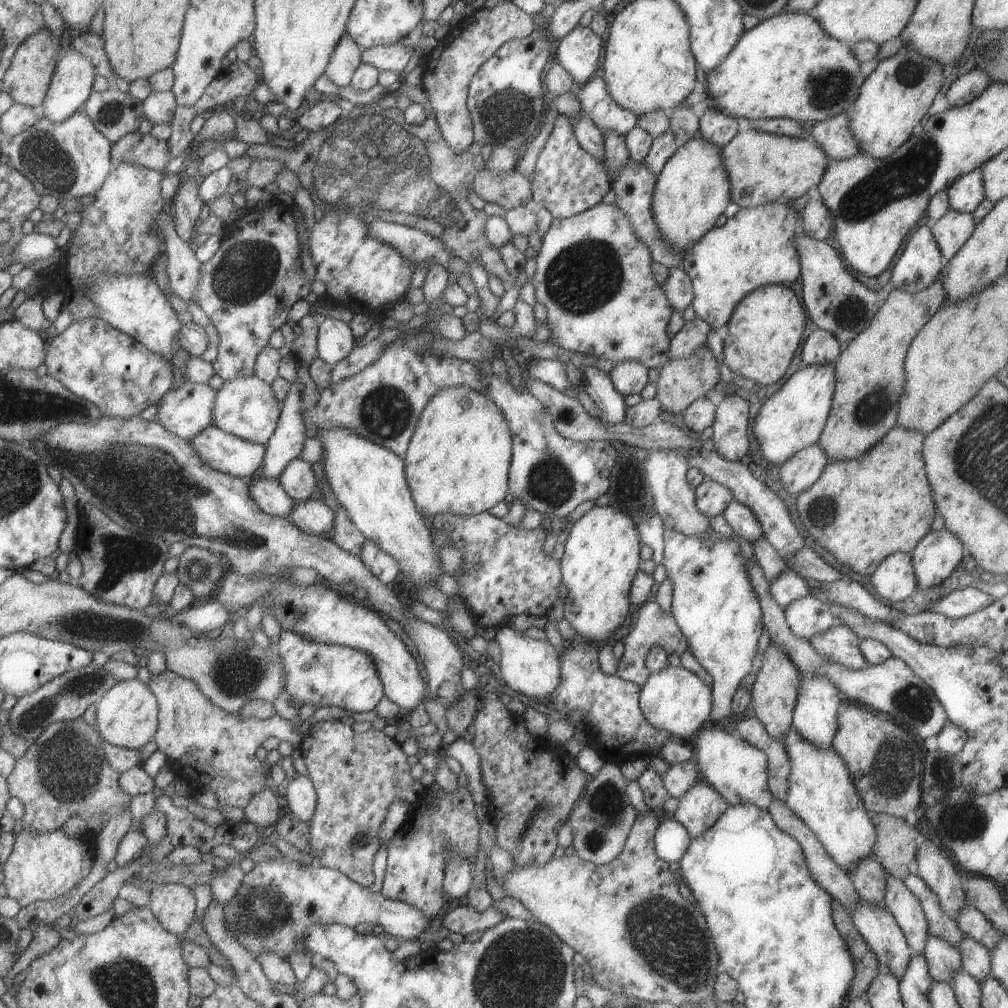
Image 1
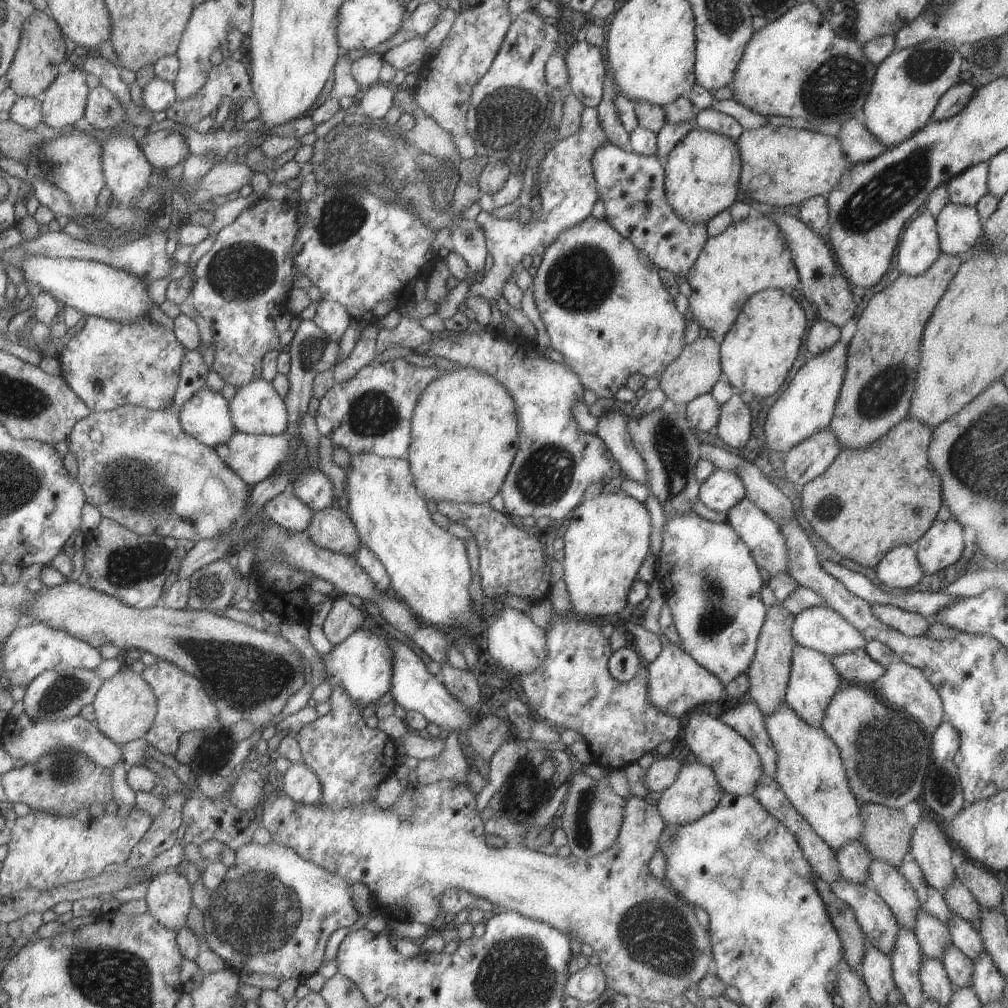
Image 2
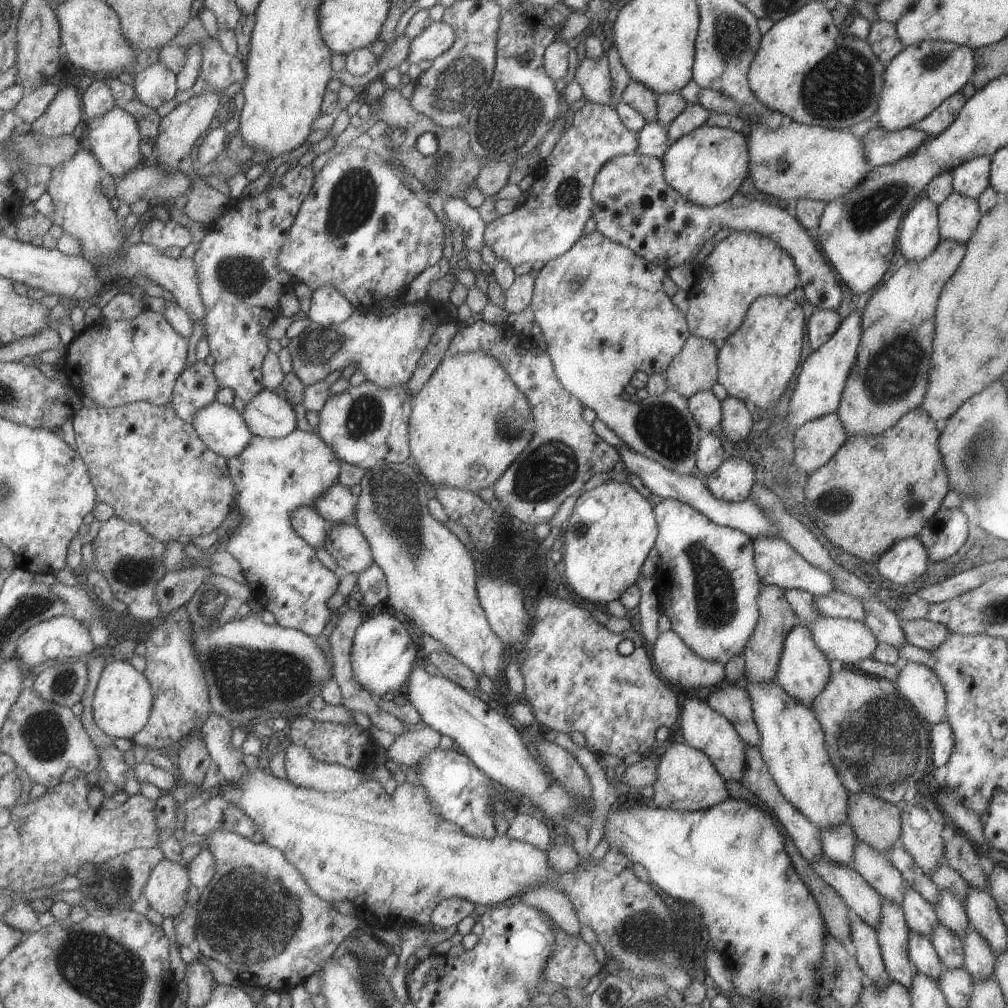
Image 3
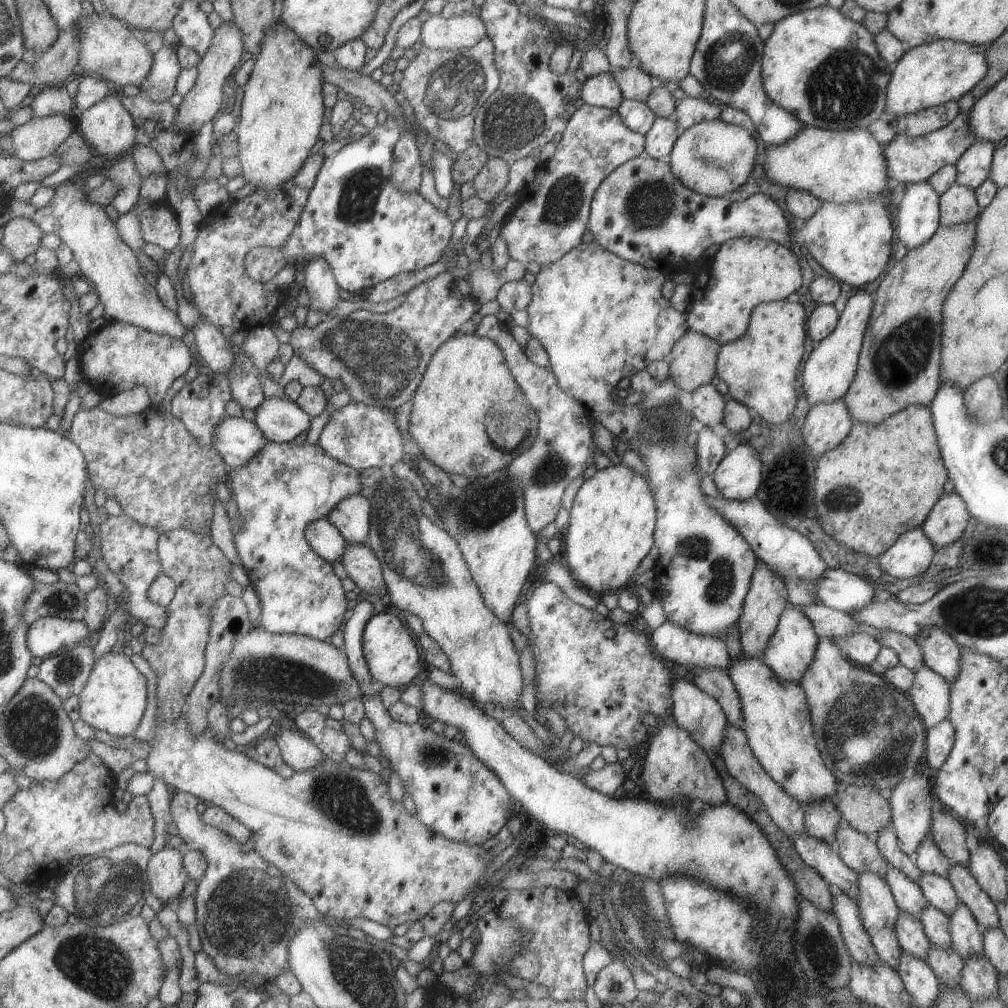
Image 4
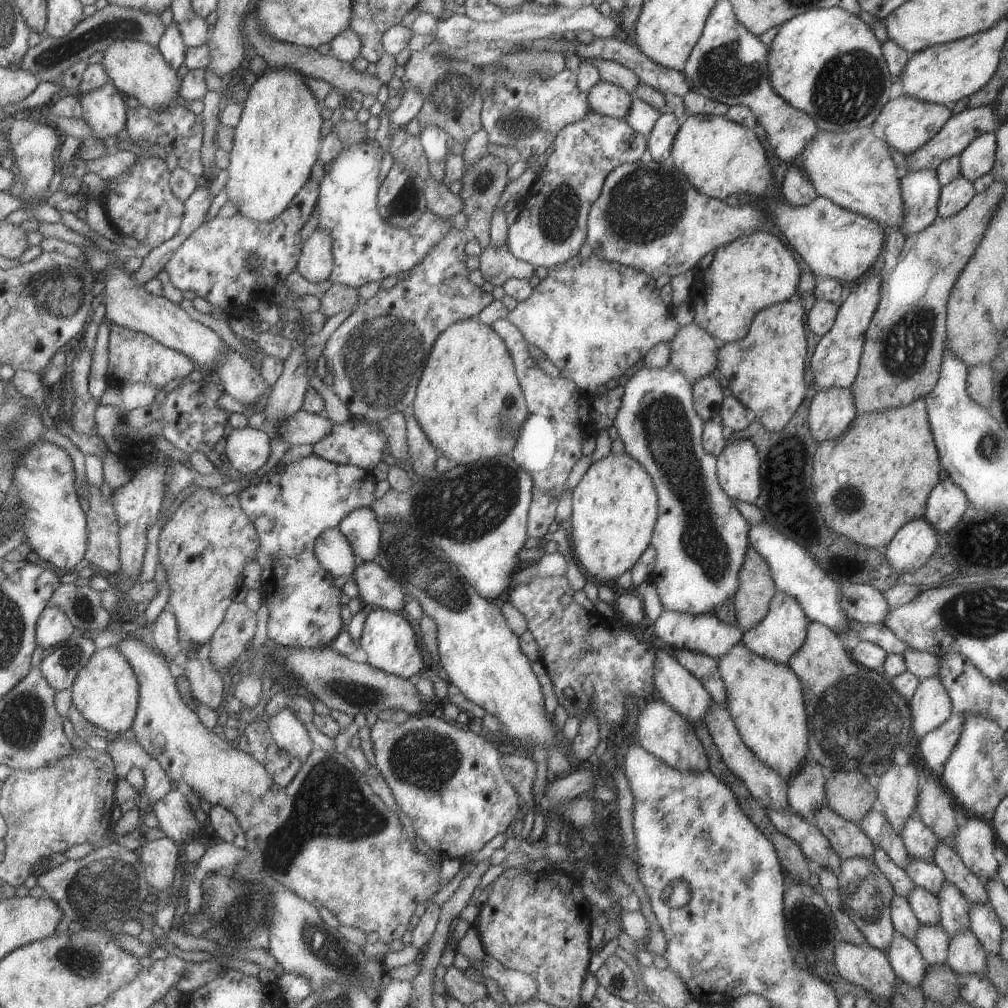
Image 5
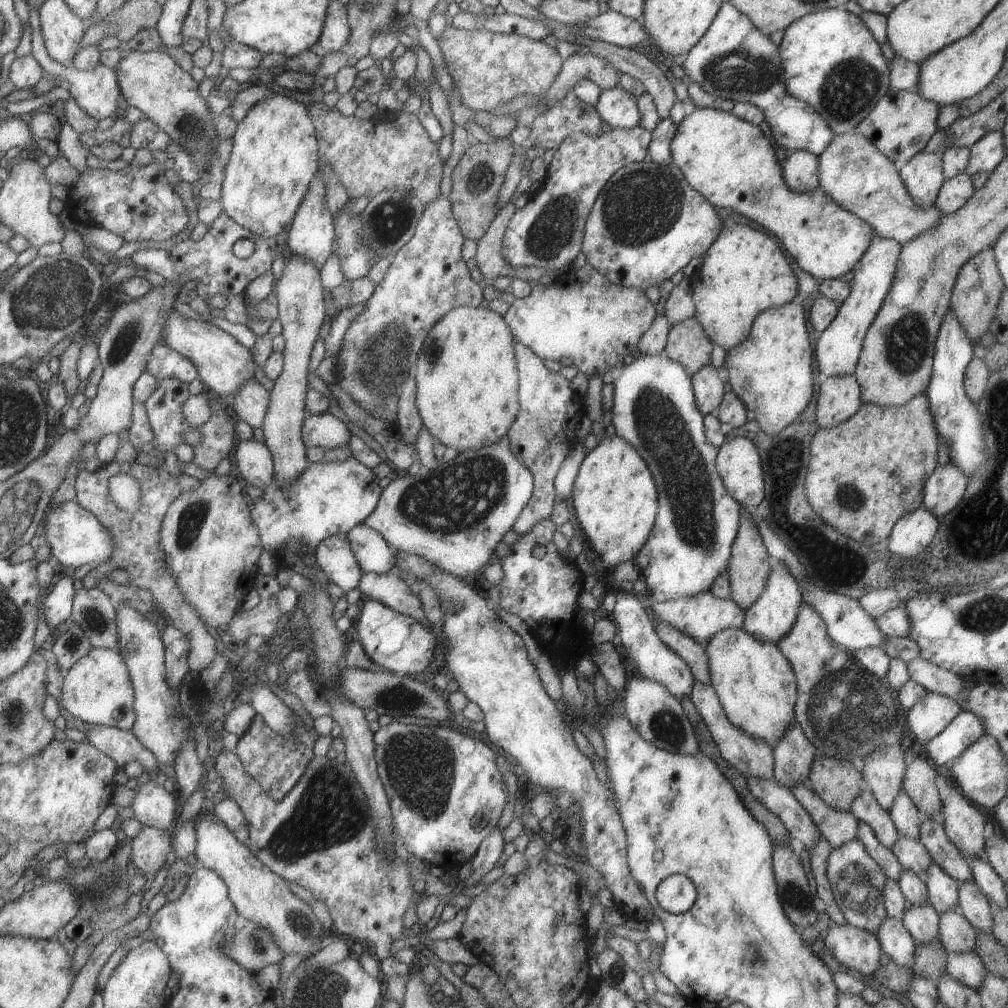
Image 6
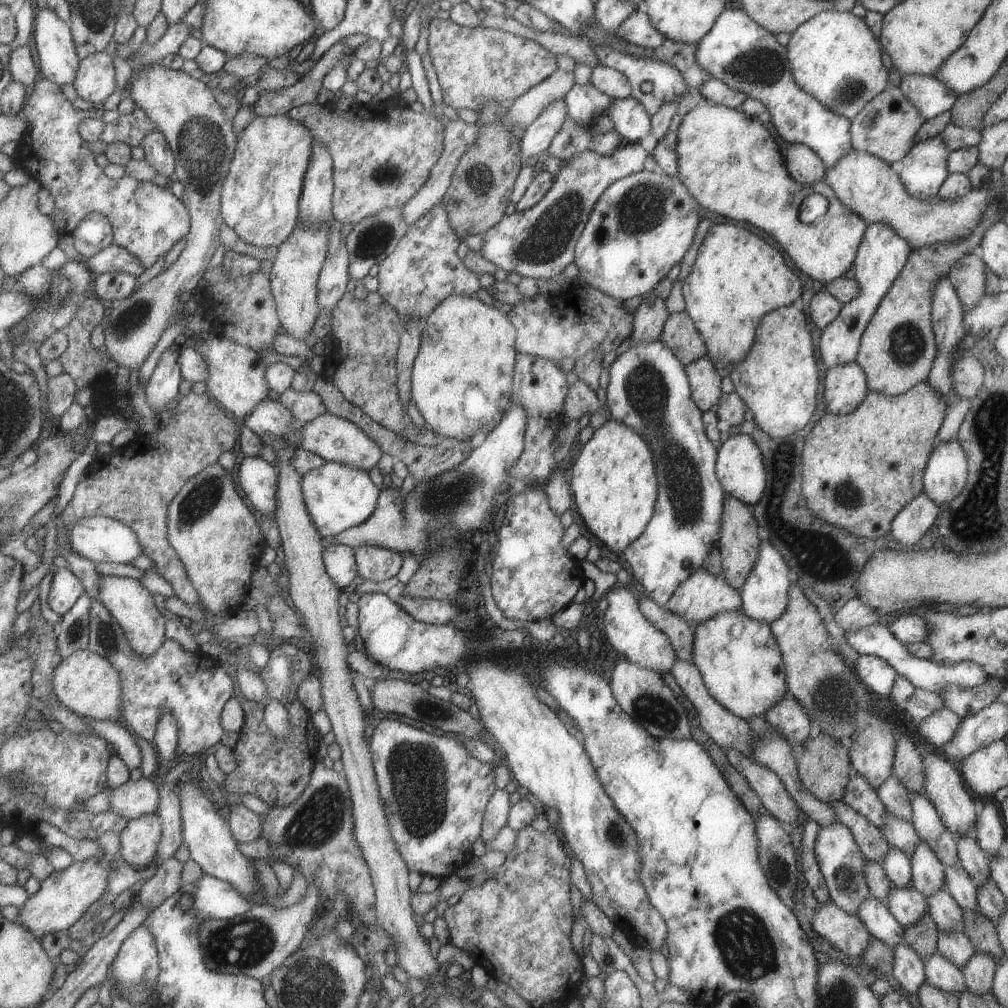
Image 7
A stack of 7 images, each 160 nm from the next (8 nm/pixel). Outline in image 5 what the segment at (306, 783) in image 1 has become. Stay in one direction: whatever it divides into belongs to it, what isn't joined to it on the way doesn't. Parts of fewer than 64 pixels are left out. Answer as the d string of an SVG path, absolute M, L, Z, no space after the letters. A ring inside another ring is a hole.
M282 708L269 717L267 724L275 744L287 754L298 758L301 763L315 746L300 718L293 716L287 708Z

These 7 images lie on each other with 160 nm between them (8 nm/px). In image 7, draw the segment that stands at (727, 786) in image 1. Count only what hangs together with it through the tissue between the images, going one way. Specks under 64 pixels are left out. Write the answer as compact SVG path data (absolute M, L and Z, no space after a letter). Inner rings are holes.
M615 584L603 596L608 602L602 621L603 632L613 650L641 668L652 670L660 675L670 673L676 654L669 639L645 620L637 600L625 590L625 585Z

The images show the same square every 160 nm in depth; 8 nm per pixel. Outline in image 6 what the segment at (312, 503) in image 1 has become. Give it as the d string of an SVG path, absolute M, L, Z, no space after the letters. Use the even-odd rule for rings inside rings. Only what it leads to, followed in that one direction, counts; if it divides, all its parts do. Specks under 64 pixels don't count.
M393 571L381 574L362 573L356 587L362 599L383 603L387 608L410 616L417 621L424 618L420 599L410 593L405 581Z

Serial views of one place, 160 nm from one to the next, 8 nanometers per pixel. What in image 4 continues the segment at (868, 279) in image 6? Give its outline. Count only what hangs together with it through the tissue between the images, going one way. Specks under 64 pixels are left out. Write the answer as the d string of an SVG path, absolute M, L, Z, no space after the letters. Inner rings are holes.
M857 292L851 295L838 316L835 328L819 341L800 369L800 384L807 404L830 403L842 398L856 373L863 335L869 322L873 294Z

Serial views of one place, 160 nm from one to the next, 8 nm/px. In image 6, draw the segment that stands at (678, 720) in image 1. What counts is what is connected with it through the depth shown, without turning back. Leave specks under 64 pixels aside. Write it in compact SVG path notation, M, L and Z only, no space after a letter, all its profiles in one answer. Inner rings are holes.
M709 591L690 597L671 599L670 601L654 602L650 607L654 619L663 621L679 629L683 634L690 636L700 644L705 643L723 629L741 629L744 621L744 612L729 599L718 599Z

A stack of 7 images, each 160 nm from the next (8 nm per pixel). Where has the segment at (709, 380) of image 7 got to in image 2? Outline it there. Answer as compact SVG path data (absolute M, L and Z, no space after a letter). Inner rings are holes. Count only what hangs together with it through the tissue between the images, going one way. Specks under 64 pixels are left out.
M710 392L693 398L684 408L684 416L691 427L699 434L707 433L717 425L720 406Z

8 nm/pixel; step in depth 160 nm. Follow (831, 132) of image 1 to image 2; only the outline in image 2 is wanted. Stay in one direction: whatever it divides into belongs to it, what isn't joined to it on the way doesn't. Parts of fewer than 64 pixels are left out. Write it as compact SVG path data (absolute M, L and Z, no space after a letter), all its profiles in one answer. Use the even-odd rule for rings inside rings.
M853 118L841 125L836 138L843 146L843 154L851 164L873 160L886 150L877 138L873 138L865 129L860 118Z

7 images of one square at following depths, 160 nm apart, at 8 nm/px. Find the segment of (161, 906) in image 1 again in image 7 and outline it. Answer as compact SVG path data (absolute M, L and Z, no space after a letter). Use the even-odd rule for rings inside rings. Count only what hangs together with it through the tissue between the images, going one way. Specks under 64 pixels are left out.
M157 814L131 819L129 826L120 833L122 845L120 855L135 869L152 864L161 841L161 820Z

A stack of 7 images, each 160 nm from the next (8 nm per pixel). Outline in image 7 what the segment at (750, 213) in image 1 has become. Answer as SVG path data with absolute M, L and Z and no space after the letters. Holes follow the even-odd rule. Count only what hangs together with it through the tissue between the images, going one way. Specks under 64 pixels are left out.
M728 223L714 225L709 229L698 246L691 270L682 282L685 312L699 331L707 349L707 357L720 377L727 377L732 368L746 357L761 317L770 310L791 305L797 296L801 296L801 292L799 278L787 267L779 250L753 232Z

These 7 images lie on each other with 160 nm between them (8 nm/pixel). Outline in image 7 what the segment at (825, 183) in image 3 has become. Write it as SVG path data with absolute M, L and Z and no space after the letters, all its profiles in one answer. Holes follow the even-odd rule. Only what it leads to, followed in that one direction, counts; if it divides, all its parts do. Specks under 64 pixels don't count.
M849 149L838 161L824 171L824 181L831 188L834 195L844 204L852 213L860 216L868 225L881 223L890 226L907 244L910 250L918 249L924 246L944 243L945 241L954 241L954 238L964 237L978 225L978 220L982 217L982 212L988 205L988 200L993 197L991 192L986 190L971 189L963 196L955 200L942 199L937 196L927 200L917 200L909 196L904 186L899 180L898 174L892 169L891 165L878 156L869 154L857 149Z

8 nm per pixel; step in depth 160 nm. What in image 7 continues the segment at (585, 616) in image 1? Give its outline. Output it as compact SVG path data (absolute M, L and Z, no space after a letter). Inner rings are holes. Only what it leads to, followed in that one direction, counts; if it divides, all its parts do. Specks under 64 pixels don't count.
M610 418L605 421L600 428L593 430L589 440L587 440L587 442L585 442L580 448L580 453L576 456L574 465L570 469L571 480L569 482L569 486L571 487L577 512L580 514L587 530L589 530L589 532L591 532L591 534L593 534L593 536L601 542L601 544L604 544L609 550L611 550L611 552L621 554L624 548L627 548L631 542L633 542L636 538L639 538L639 535L643 532L643 529L647 526L647 523L653 514L654 504L656 501L656 474L648 444L633 429L630 429L624 424L621 424L619 421Z

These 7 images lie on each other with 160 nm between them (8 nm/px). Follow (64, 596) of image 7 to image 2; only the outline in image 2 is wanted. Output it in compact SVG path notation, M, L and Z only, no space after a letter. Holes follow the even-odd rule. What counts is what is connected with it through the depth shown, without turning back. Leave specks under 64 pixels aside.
M43 622L21 627L15 630L5 645L1 672L6 674L13 686L29 687L43 672L47 670L69 668L83 668L97 670L100 668L104 657L101 650L94 648L90 643L71 634L69 630L61 630Z

